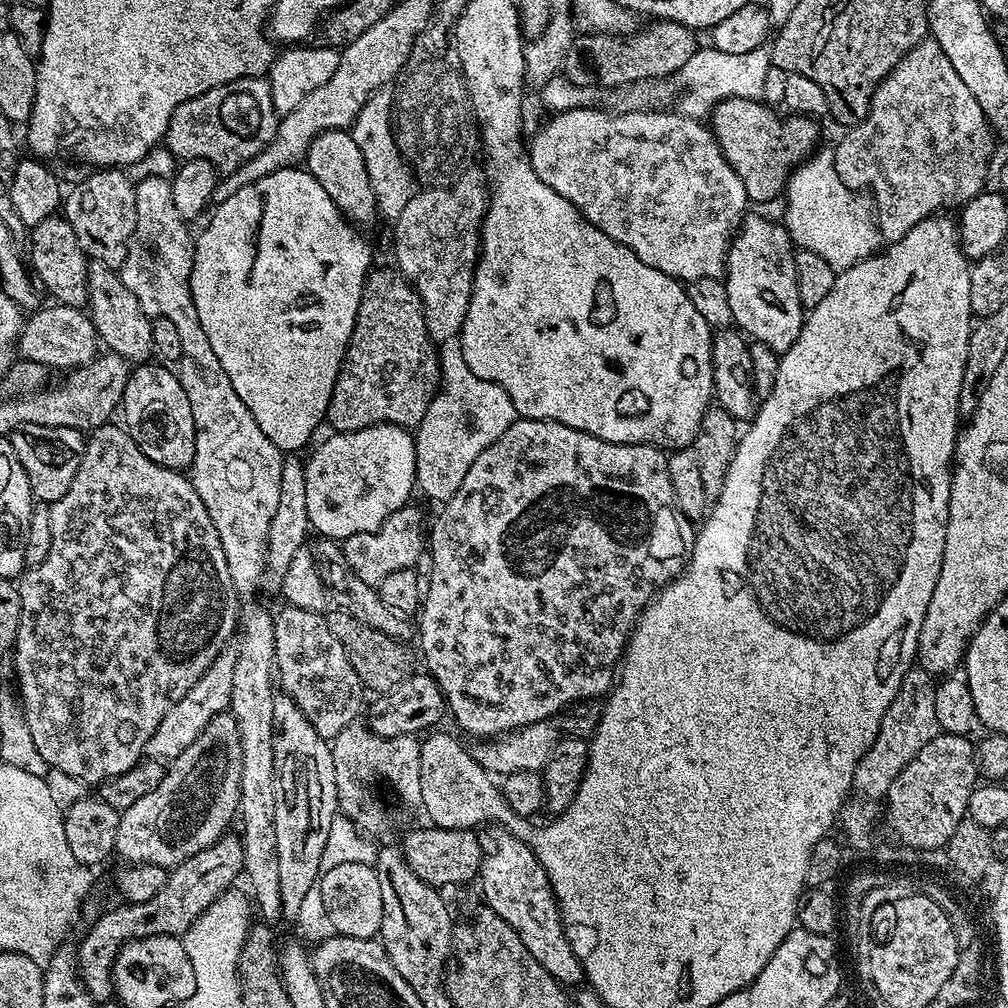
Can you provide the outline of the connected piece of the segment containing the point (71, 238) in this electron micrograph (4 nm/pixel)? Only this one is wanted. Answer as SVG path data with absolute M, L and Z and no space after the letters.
M60 214L38 222L30 229L30 239L27 244L26 256L30 261L31 271L39 283L40 280L44 283L45 290L52 295L51 299L57 304L65 304L71 308L84 308L88 302L88 265L90 261L85 256L78 242L78 234L74 234L70 222Z

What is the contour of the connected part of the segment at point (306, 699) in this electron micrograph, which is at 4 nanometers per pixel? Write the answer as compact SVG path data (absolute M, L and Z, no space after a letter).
M291 606L282 608L280 613L275 613L272 621L276 651L274 672L279 687L283 695L297 704L321 738L331 742L335 736L342 734L342 730L346 730L346 726L354 723L359 712L361 715L360 703L366 697L366 689L358 674L354 674L354 666L350 666L350 658L346 658L342 642L334 638L323 615Z

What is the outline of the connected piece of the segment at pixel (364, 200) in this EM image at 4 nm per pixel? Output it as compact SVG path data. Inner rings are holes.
M339 128L318 134L318 138L310 142L306 171L318 182L318 186L322 186L322 190L326 190L326 194L330 194L330 202L334 202L334 206L338 206L340 213L353 225L365 226L372 219L377 219L378 205L374 186L370 184L370 174L366 170L366 158L362 158L362 150L358 150L358 142L354 142L351 131Z

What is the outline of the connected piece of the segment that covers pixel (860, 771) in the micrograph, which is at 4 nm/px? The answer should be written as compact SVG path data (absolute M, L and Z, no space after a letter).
M913 666L902 678L898 694L894 702L886 710L880 723L878 734L874 742L866 750L866 754L858 762L854 770L852 787L861 797L876 802L887 797L890 786L898 774L902 774L904 767L930 742L935 736L941 735L938 714L934 711L934 694L937 681L932 673L925 668Z

